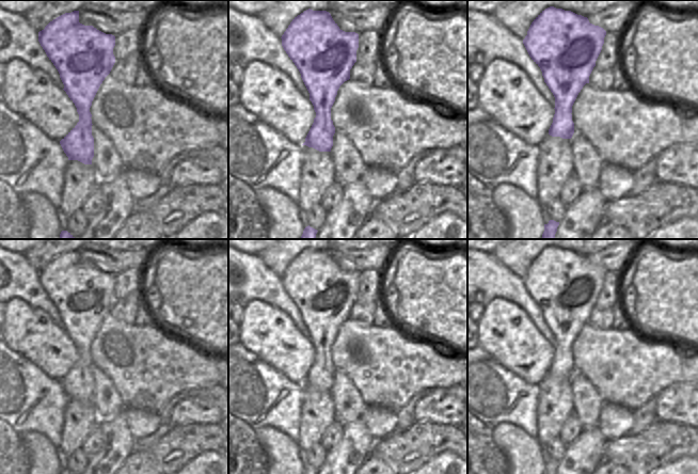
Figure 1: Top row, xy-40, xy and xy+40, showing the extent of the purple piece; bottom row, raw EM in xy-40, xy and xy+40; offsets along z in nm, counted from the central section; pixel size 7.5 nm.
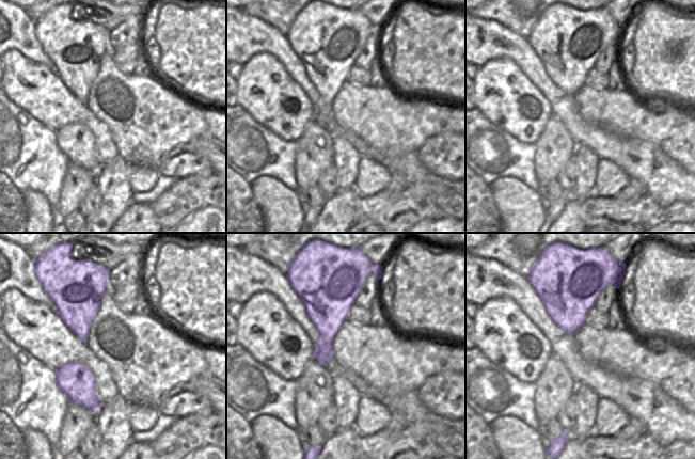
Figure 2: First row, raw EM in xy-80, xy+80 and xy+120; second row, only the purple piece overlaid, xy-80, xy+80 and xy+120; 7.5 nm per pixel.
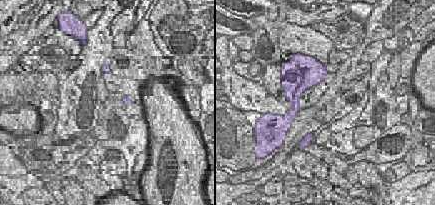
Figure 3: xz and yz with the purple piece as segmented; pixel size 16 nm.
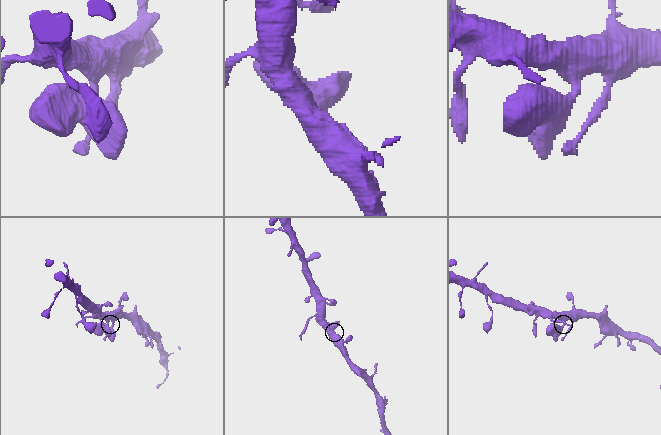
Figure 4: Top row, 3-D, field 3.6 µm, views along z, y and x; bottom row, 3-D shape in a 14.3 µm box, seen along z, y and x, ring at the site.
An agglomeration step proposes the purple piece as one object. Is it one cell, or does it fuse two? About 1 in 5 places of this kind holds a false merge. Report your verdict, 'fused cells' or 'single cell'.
fused cells

